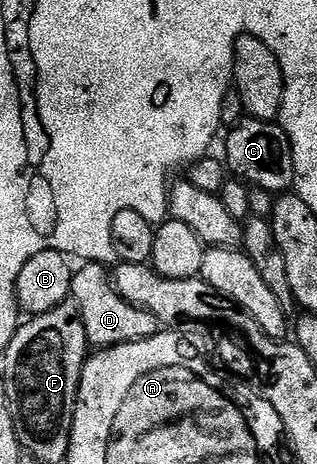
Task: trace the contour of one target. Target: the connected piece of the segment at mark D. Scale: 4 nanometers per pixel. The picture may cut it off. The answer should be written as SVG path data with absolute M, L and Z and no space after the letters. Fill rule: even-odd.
M95 263L81 264L72 274L71 300L76 302L86 327L89 346L108 349L111 345L121 345L131 341L145 341L161 332L160 320L150 311L136 309L117 291L112 284L109 270Z

